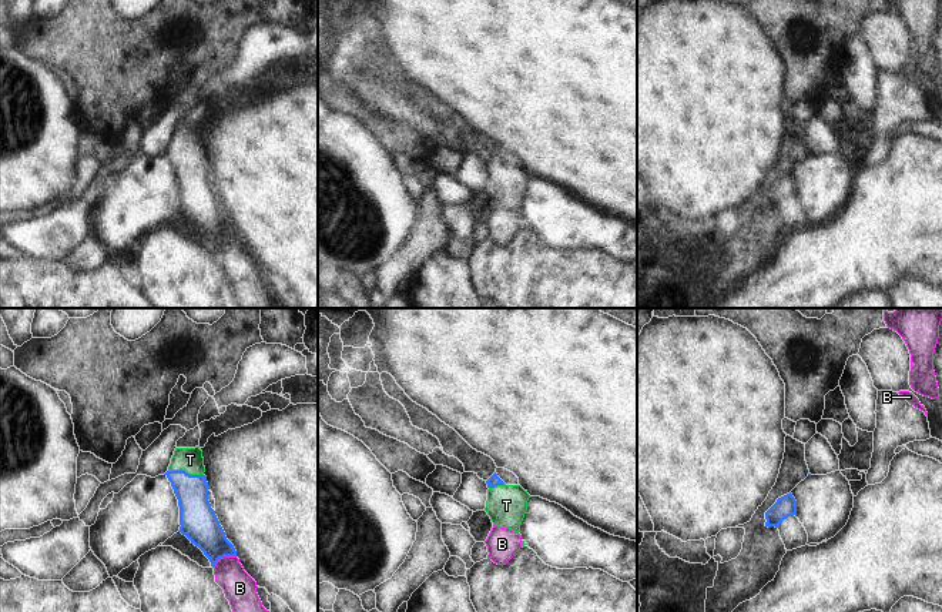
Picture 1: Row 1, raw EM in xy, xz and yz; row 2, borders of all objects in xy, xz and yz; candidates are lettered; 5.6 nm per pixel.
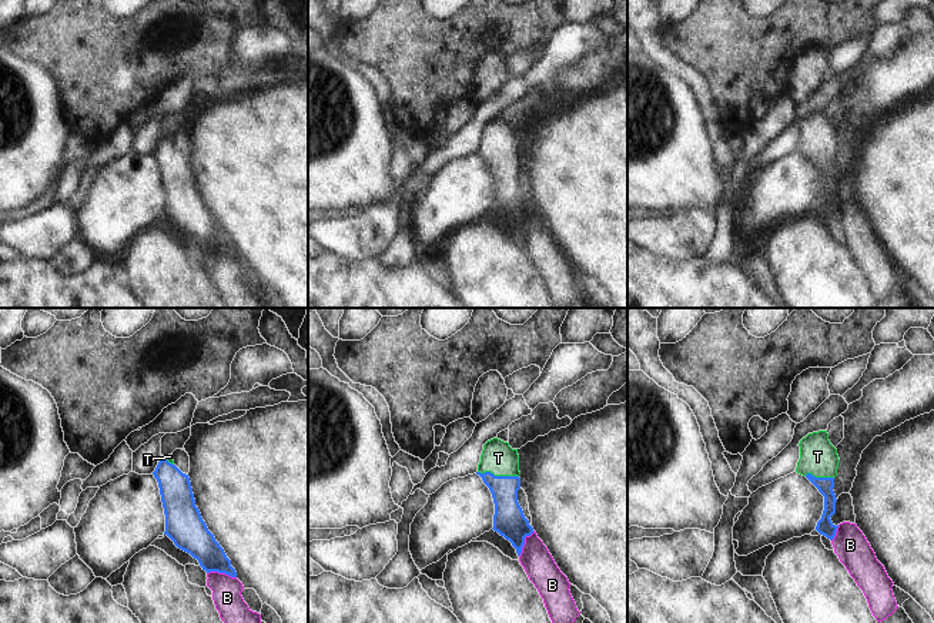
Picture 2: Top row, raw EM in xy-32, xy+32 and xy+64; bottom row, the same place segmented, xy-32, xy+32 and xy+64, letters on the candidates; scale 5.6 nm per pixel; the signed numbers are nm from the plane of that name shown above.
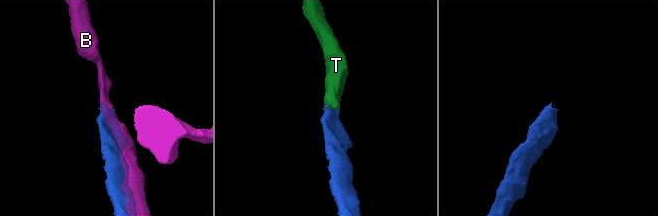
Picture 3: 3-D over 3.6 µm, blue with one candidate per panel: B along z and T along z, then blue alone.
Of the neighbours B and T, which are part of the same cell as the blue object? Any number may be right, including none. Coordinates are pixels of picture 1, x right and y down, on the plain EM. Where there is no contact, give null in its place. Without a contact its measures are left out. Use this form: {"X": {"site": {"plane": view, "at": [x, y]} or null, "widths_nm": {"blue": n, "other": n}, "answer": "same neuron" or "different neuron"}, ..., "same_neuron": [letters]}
{"B": {"site": {"plane": "xy", "at": [224, 236]}, "widths_nm": {"blue": 220, "other": 180}, "answer": "different neuron"}, "T": {"site": {"plane": "xy", "at": [184, 151]}, "widths_nm": {"blue": 190, "other": 140}, "answer": "same neuron"}, "same_neuron": ["T"]}

